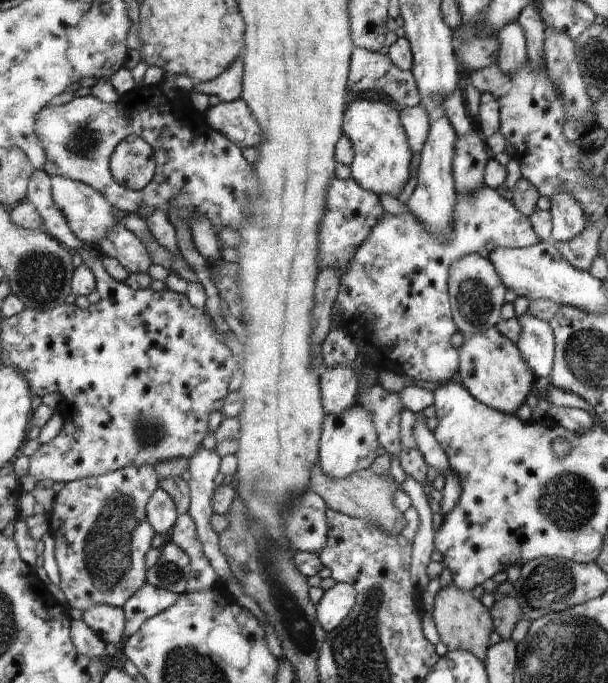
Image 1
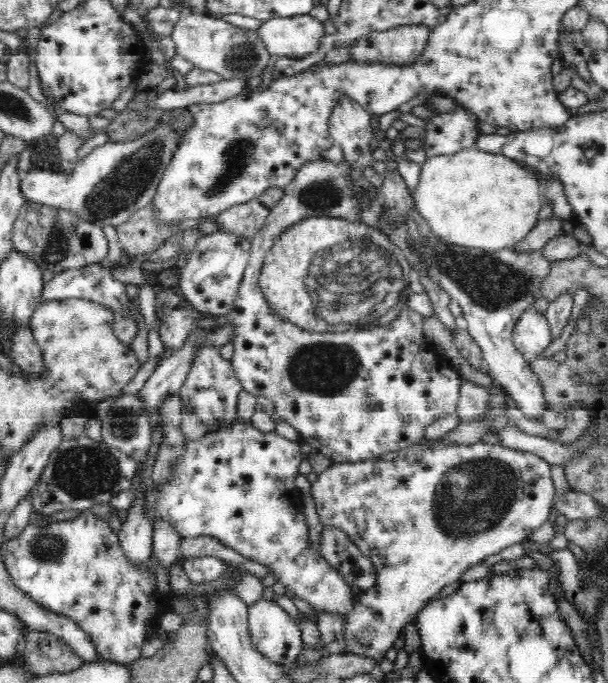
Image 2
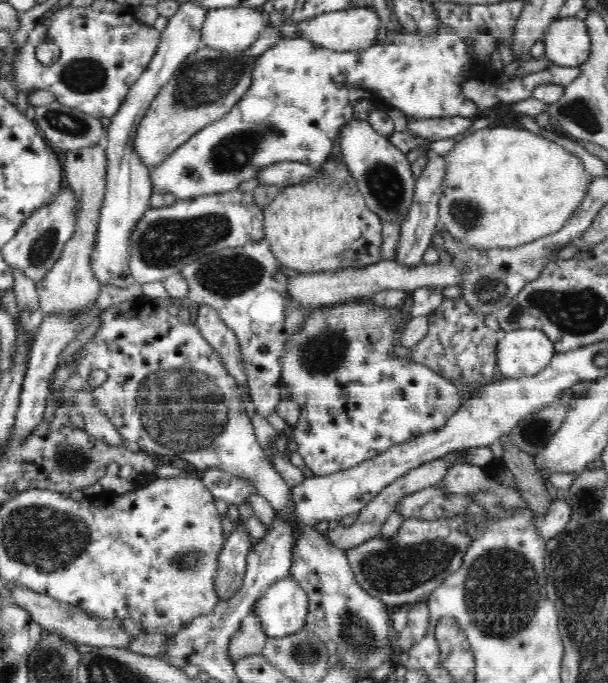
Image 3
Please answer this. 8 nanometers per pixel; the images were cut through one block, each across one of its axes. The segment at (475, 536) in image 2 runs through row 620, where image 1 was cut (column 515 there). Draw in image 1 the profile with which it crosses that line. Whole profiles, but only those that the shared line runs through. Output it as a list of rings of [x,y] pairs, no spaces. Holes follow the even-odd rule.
[[[496,327],[486,333],[463,335],[463,342],[457,348],[460,355],[460,378],[458,381],[481,403],[494,410],[514,415],[524,404],[534,380],[532,369],[510,339]]]

